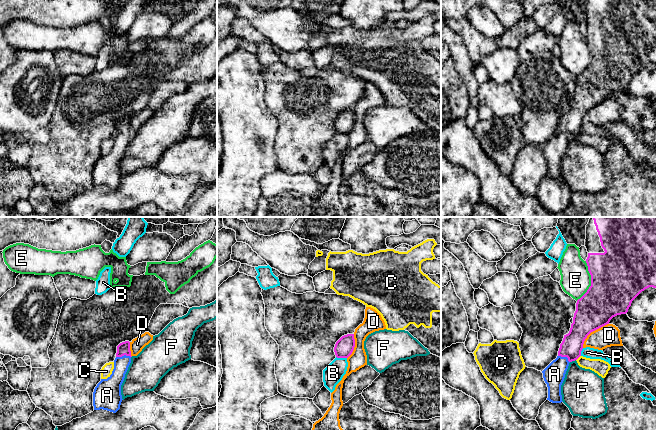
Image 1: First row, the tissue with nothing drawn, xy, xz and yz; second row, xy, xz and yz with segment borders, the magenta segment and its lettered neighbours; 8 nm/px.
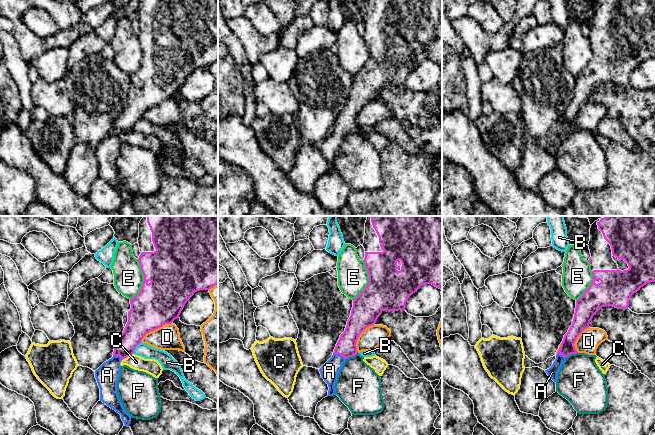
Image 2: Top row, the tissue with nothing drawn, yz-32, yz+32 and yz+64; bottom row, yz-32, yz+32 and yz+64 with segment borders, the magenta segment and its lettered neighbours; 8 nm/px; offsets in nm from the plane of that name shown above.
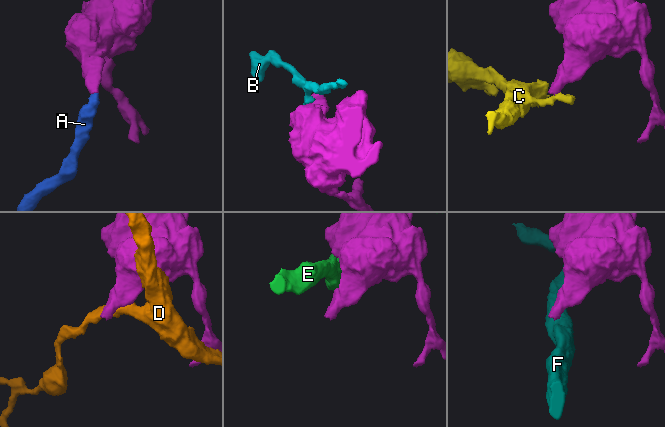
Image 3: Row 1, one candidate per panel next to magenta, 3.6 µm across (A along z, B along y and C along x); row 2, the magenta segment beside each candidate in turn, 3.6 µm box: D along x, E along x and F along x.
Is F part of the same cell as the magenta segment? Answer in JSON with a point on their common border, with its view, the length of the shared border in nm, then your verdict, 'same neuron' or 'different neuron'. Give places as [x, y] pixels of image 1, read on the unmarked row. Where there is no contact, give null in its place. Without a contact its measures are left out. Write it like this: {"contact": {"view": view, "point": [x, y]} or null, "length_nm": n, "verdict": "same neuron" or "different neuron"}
{"contact": {"view": "yz", "point": [572, 136]}, "length_nm": 50, "verdict": "different neuron"}

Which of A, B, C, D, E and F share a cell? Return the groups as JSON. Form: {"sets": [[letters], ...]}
{"sets": [["A"], ["B"], ["C"], ["D"], ["E"], ["F"]]}

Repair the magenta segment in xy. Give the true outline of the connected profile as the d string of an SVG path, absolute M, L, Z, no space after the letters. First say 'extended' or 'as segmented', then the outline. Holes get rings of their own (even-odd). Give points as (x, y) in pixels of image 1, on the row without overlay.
extended; M125 117L117 122L114 145L107 155L101 155L93 168L94 186L107 186L116 189L122 178L121 161L131 139L130 118Z

